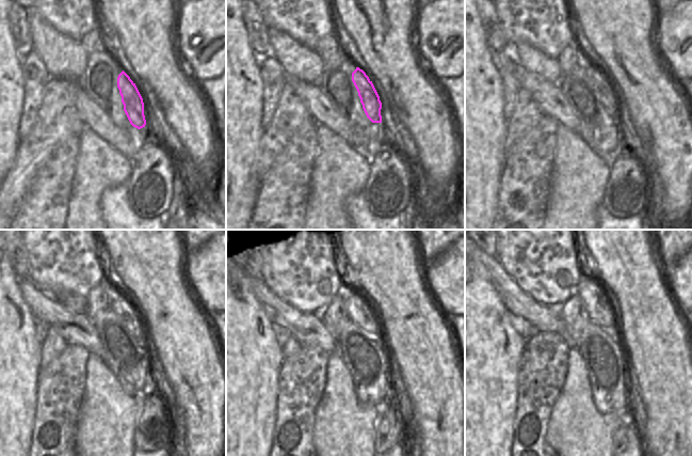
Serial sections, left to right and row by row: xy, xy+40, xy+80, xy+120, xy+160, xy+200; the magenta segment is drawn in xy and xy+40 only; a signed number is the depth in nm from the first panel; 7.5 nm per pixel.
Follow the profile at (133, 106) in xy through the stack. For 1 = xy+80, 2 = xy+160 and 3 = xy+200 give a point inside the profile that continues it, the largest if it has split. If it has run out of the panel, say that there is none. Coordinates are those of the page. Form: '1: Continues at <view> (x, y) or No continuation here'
1: Continues at xy+80 (604, 83)
2: Continues at xy+160 (359, 310)
3: Continues at xy+200 (599, 310)

